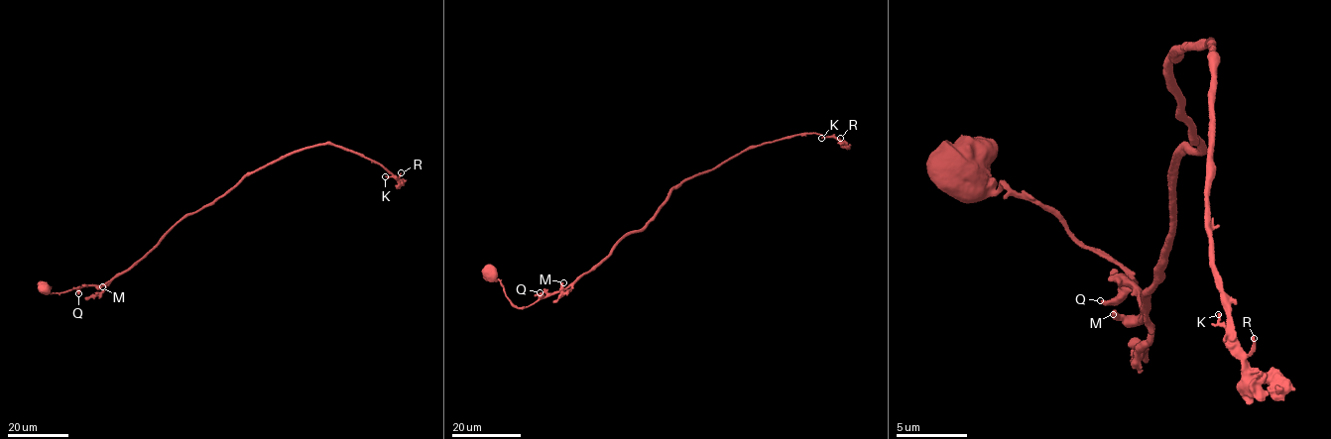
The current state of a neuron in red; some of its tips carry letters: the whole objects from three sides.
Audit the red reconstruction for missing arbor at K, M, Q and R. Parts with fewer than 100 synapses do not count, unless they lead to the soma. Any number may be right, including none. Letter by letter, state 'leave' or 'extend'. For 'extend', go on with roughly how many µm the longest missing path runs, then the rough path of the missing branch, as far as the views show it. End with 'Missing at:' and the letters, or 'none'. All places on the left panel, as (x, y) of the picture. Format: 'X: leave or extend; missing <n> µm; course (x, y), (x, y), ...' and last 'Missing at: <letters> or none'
K: leave
M: leave
Q: leave
R: leave
Missing at: none

